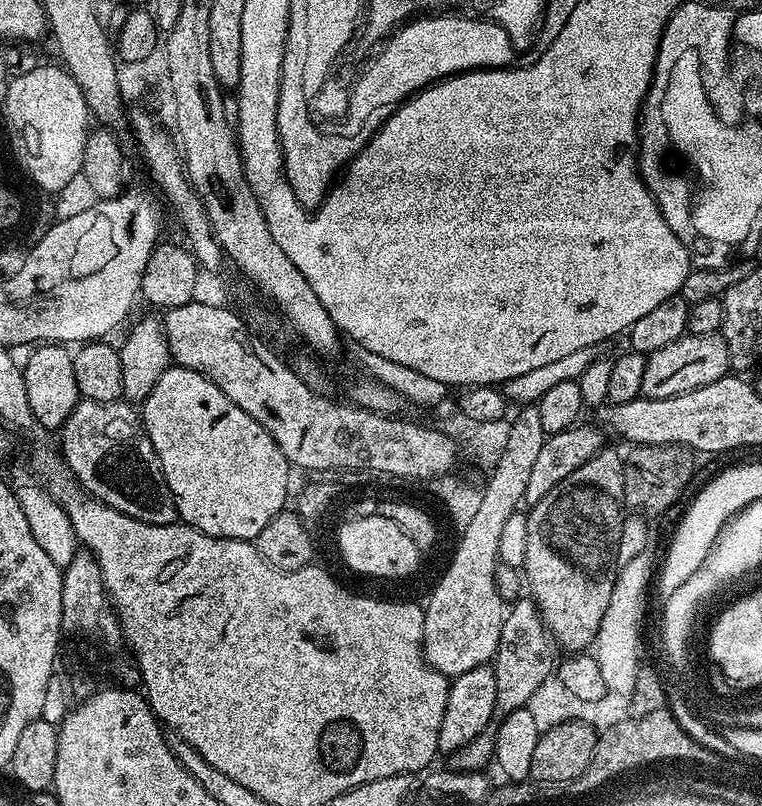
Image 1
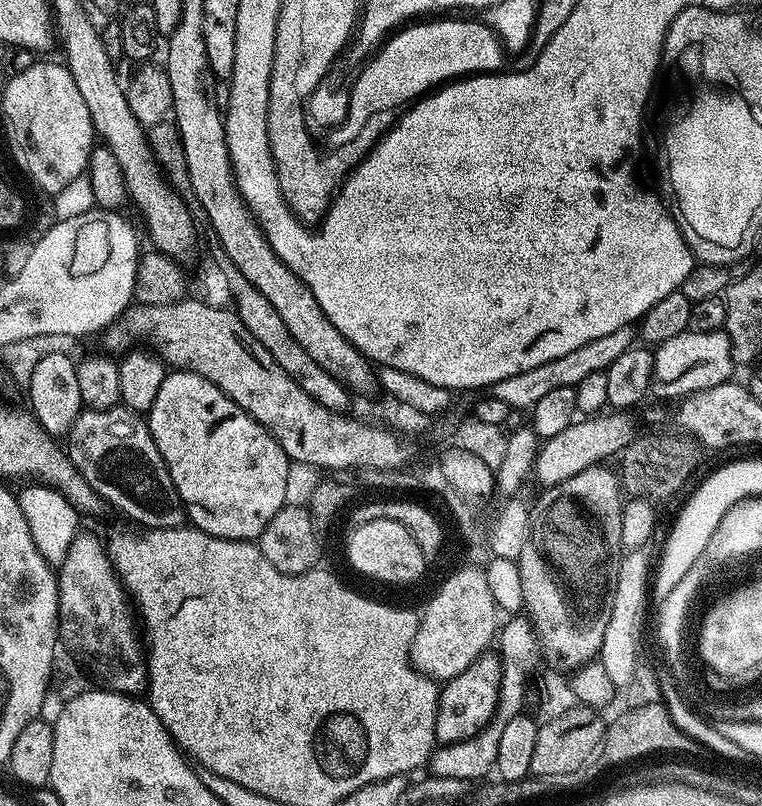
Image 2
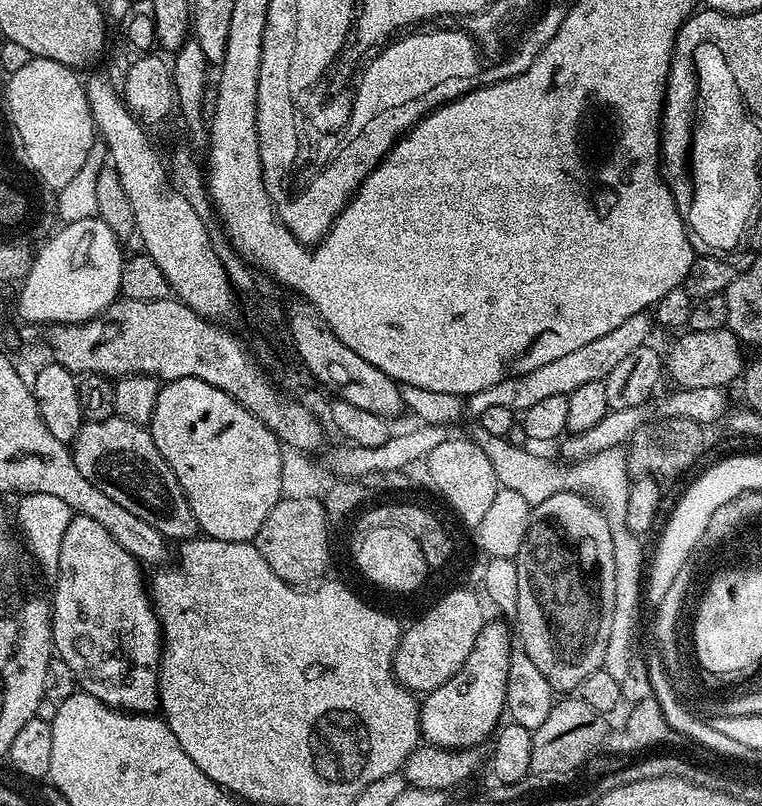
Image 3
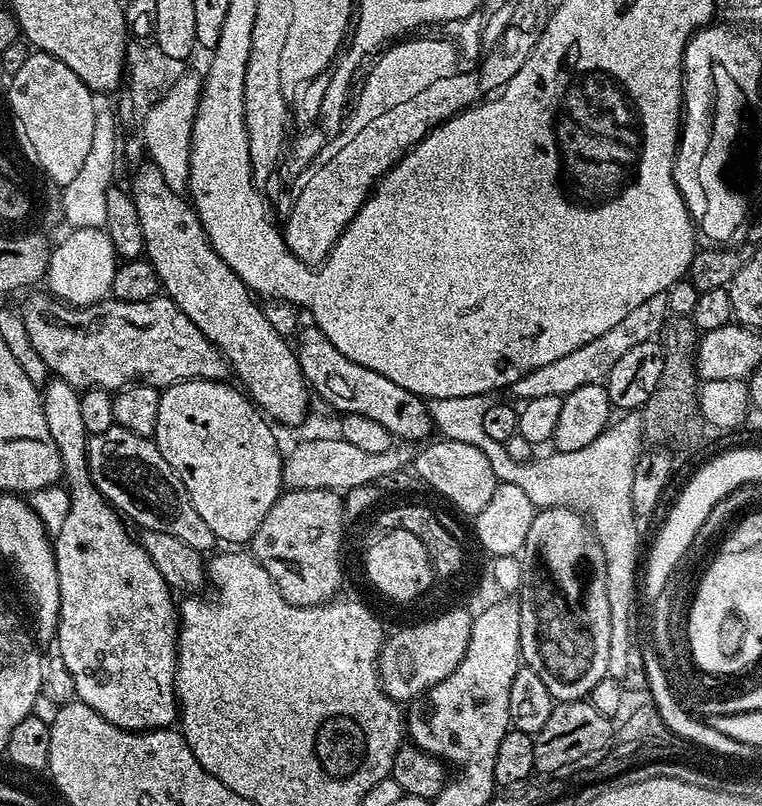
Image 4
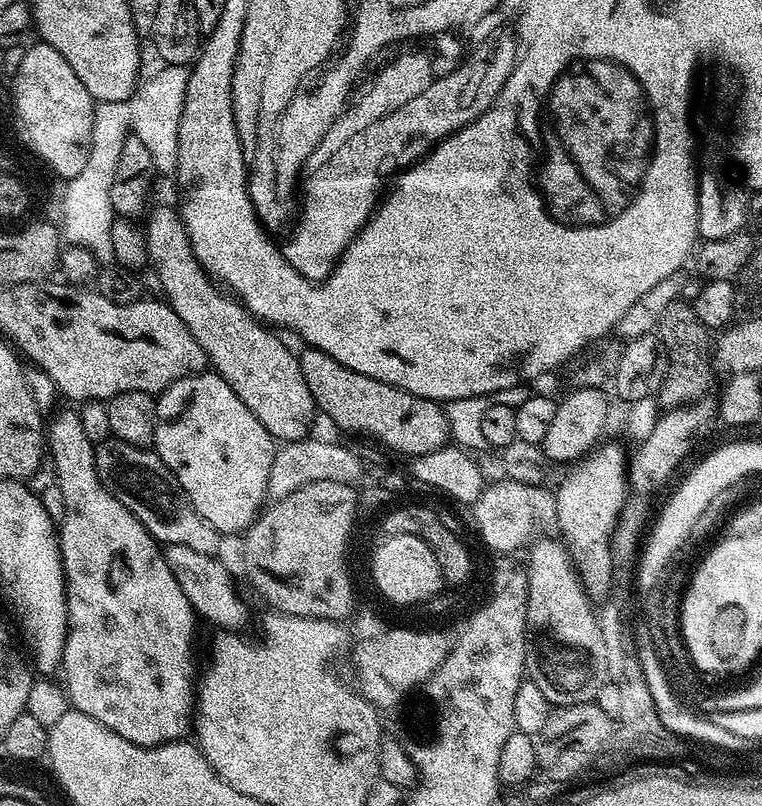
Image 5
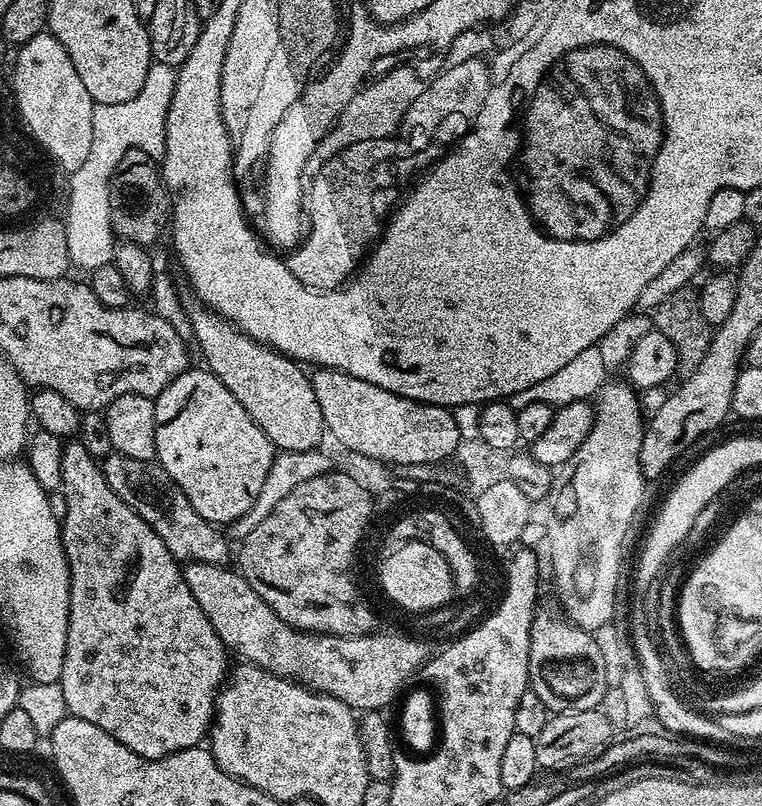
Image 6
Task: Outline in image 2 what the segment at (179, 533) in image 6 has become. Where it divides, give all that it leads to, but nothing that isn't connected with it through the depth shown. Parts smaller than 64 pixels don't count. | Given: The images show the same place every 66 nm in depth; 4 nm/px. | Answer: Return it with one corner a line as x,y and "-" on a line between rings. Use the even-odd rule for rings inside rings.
123,406
105,412
81,411
74,426
68,431
66,451
78,474
82,474
82,478
86,478
86,482
90,482
96,493
115,511
117,508
118,511
125,512
130,519
144,524
140,526
145,529
178,528
185,523
186,509
170,478
170,470
166,470
166,462
162,454
158,454
158,446
154,446
147,423
137,413
129,412

